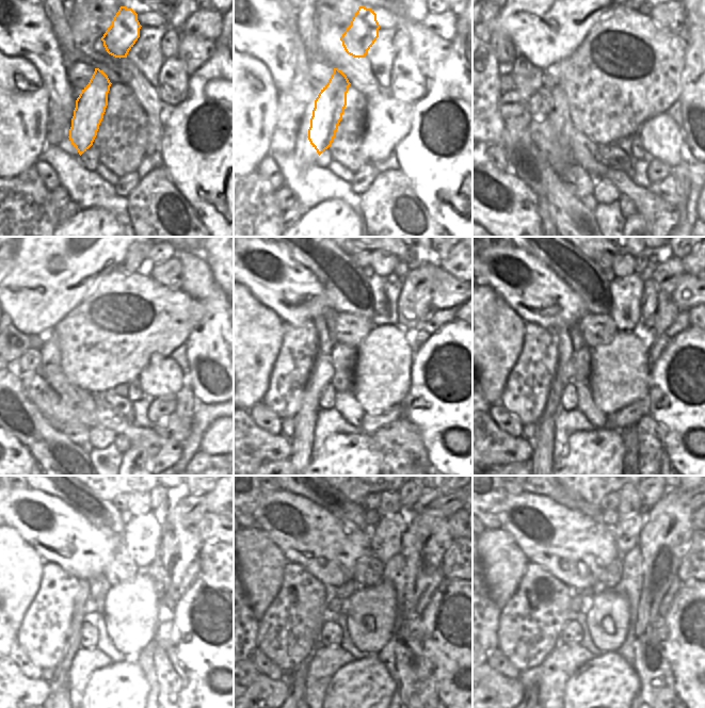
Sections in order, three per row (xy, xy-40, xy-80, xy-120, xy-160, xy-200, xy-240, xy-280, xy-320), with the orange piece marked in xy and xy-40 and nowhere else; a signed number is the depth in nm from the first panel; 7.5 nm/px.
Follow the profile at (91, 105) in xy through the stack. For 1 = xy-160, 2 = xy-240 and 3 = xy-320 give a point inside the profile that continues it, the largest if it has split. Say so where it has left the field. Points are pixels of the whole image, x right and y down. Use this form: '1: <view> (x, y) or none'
1: xy-160 (322, 372)
2: xy-240 (92, 599)
3: xy-320 (578, 604)

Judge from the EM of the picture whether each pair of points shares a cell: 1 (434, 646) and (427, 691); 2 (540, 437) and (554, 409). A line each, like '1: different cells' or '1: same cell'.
1: different cells
2: same cell

